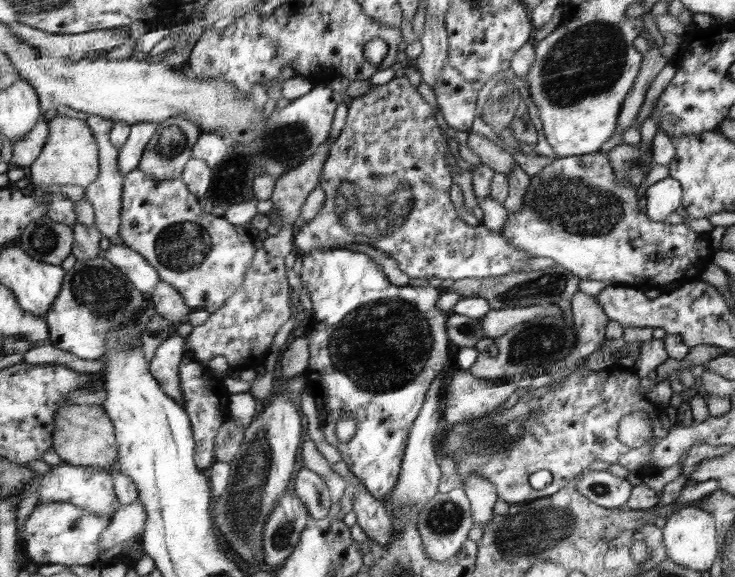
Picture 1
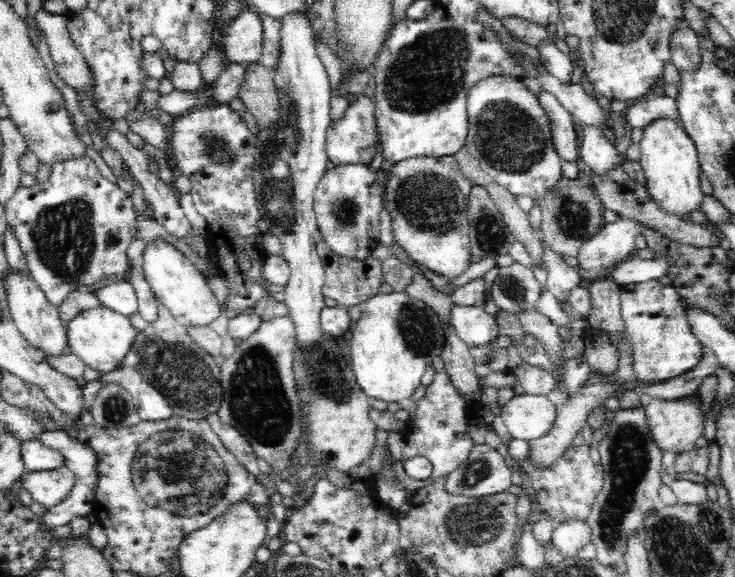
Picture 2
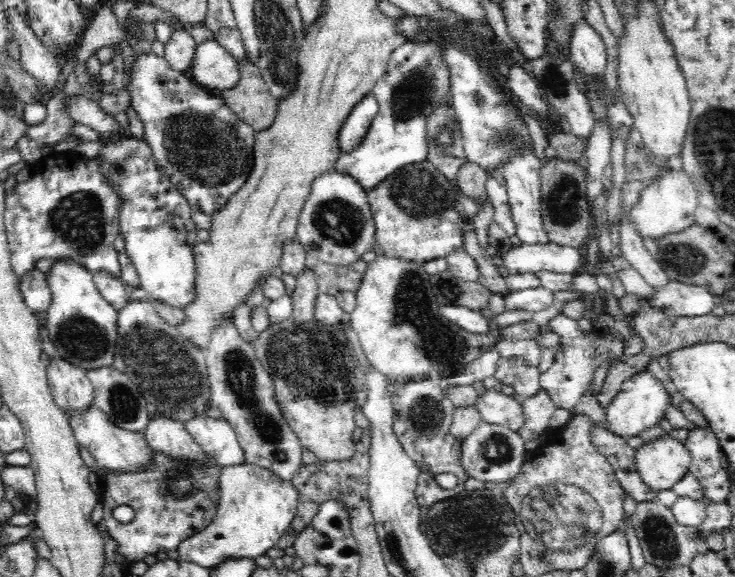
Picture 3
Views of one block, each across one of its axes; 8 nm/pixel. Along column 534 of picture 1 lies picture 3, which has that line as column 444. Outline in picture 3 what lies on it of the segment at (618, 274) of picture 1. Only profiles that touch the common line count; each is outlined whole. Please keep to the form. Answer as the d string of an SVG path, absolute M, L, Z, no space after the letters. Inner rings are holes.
M428 160L408 164L399 168L396 173L385 178L372 190L367 192L367 199L372 209L373 228L376 231L376 242L384 251L384 256L399 257L400 260L412 260L425 263L435 258L444 258L449 252L463 248L462 219L454 209L454 198L459 186L456 179L444 176Z

